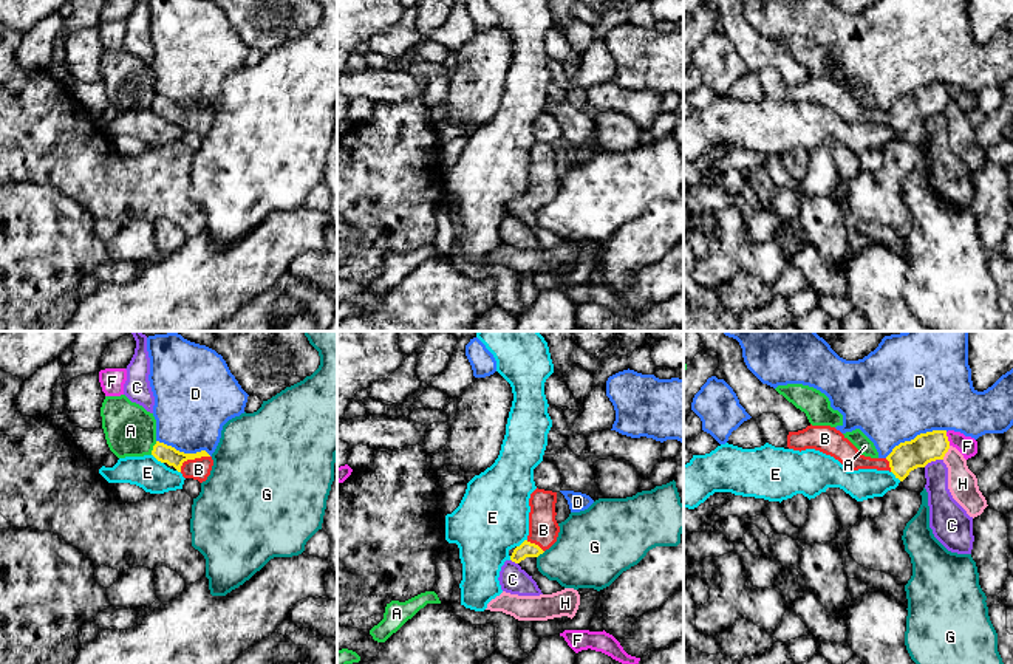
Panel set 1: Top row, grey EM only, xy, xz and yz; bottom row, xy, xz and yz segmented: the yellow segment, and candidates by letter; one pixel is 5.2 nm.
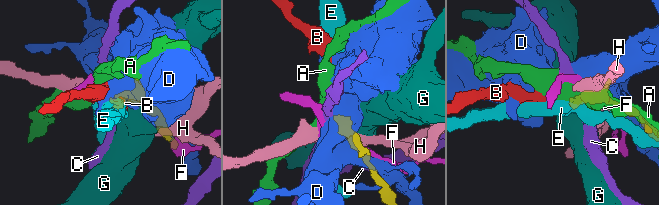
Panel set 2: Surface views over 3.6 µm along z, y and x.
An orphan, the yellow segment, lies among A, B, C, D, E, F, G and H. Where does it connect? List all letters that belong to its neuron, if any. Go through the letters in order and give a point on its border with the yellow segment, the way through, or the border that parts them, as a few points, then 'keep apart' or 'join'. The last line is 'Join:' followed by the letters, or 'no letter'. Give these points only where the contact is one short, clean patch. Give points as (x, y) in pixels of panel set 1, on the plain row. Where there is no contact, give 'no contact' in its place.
A: xy (153, 101) | along xy (156, 95), (150, 107) | keep apart
B: xy (192, 112) | across xy (166, 107), (175, 112), (192, 112), (198, 123) | join
C: yz (933, 113) | along yz (942, 112), (931, 113), (924, 119) | keep apart
D: yz (917, 88) | keep apart
E: xy (158, 113) | along xy (152, 107), (163, 116) | keep apart
F: yz (947, 92) | keep apart
G: xz (540, 206) | along xz (545, 205), (537, 211) | keep apart
H: yz (947, 104) | along yz (950, 99), (942, 112) | keep apart
Join: B

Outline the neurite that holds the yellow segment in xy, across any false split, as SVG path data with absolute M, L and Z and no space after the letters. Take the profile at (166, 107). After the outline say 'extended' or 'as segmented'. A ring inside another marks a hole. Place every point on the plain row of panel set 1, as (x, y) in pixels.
M159 94L153 99L152 108L161 116L173 119L184 132L193 132L200 136L207 133L213 119L213 113L206 104L184 107Z; extended

